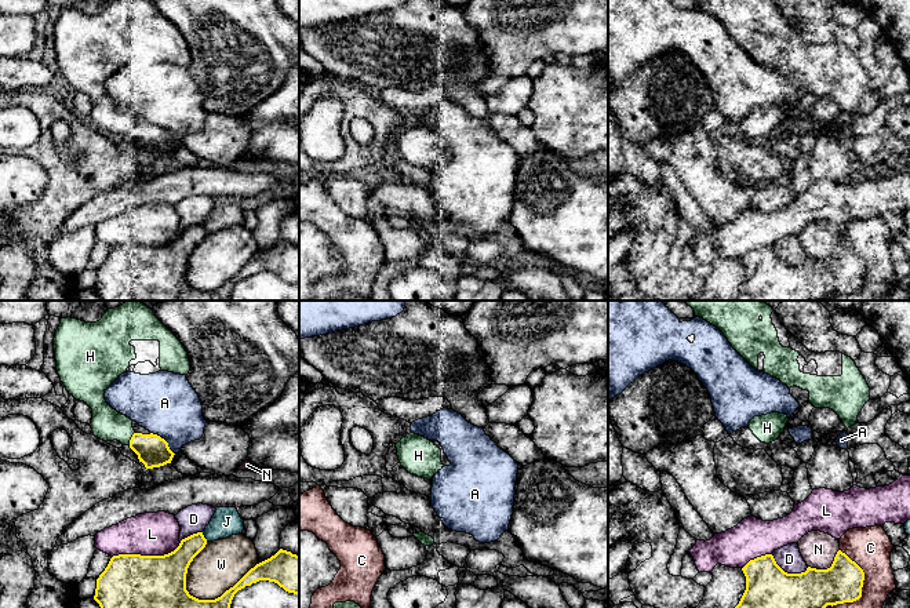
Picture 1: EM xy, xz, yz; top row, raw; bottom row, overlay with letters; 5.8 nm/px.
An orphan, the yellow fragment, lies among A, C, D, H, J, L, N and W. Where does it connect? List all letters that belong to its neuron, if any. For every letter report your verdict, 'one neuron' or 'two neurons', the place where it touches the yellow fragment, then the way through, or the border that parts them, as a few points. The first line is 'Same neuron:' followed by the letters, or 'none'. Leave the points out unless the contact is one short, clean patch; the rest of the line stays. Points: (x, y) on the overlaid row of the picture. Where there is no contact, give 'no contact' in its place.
Same neuron: H
A: two neurons; meets yellow in xy at (164, 440); border along xy (150, 432), (160, 436), (174, 454)
C: two neurons; meets yellow in yz at (862, 586)
D: two neurons; meets yellow in yz at (789, 574)
H: one neuron; meets yellow in xy at (131, 439)
J: two neurons; meets yellow in xy at (203, 536)
L: two neurons; meets yellow in xy at (146, 556)
N: two neurons; meets yellow in yz at (827, 568)
W: two neurons; meets yellow in xy at (222, 594)

